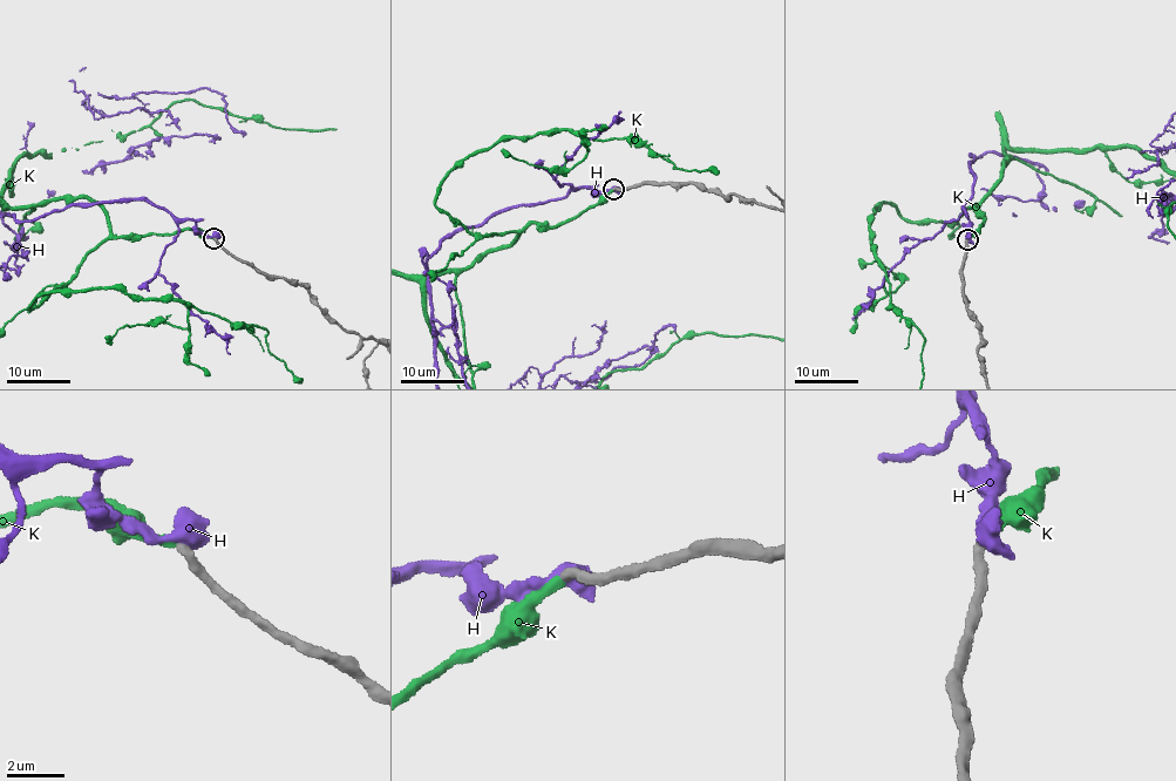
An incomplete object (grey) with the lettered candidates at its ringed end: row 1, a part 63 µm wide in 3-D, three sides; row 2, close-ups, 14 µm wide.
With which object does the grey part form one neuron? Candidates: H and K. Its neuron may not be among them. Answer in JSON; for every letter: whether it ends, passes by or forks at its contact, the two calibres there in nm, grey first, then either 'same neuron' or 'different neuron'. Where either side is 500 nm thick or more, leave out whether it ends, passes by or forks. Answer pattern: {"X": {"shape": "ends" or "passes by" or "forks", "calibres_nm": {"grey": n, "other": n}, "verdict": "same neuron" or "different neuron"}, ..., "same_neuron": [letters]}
{"H": {"shape": "forks", "calibres_nm": {"grey": 380, "other": 440}, "verdict": "different neuron"}, "K": {"shape": "ends", "calibres_nm": {"grey": 360, "other": 340}, "verdict": "same neuron"}, "same_neuron": ["K"]}

